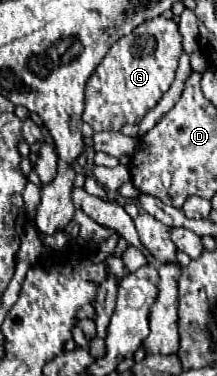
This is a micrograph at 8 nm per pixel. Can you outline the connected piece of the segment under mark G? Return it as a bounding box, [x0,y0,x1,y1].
[82,17,182,131]

